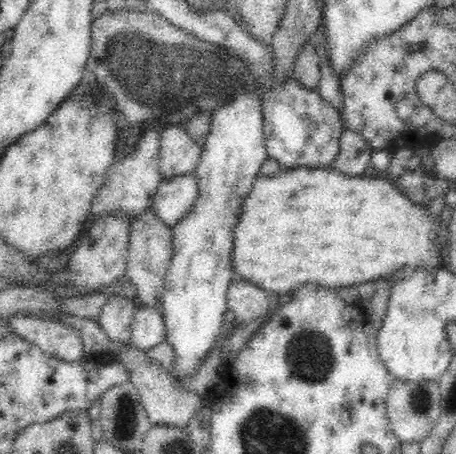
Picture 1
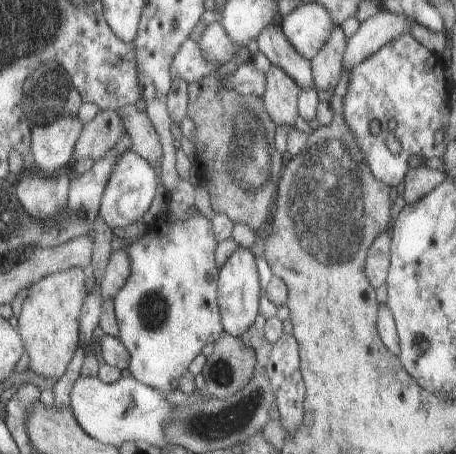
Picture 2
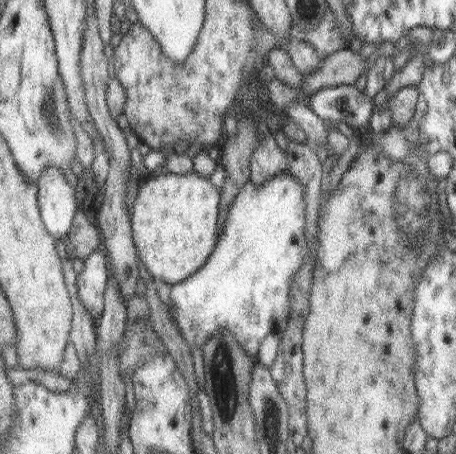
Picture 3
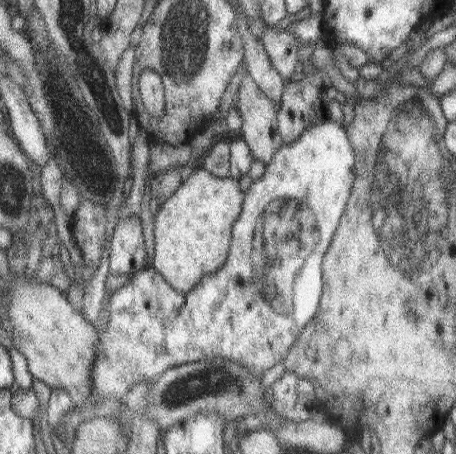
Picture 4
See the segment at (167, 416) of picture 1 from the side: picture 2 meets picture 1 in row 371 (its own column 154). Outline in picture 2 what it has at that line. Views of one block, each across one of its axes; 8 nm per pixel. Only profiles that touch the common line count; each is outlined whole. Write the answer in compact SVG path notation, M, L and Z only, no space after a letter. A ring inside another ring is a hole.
M139 106L121 108L119 114L131 136L131 144L133 144L131 150L151 160L151 164L159 170L165 162L165 144L163 144L163 136L159 134L159 130L151 120L151 114L147 110L141 110Z

